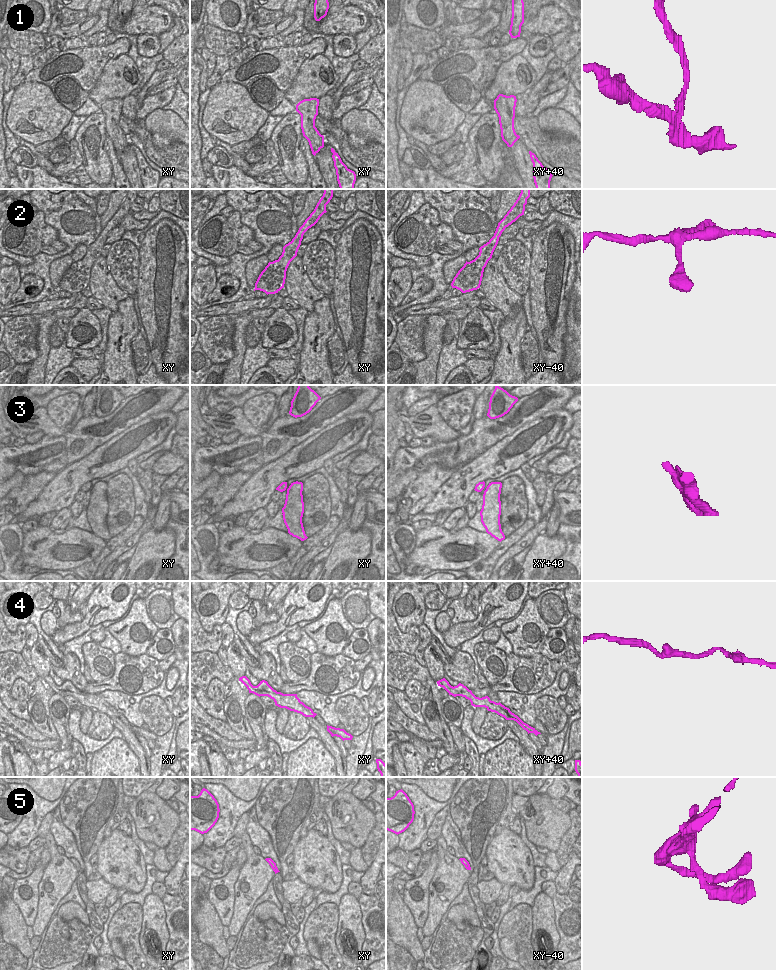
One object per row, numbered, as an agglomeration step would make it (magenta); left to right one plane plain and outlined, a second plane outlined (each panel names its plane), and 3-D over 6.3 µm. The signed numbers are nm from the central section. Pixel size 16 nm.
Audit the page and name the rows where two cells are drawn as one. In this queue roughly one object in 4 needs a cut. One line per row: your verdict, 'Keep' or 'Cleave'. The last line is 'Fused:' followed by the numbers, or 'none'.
1: Cleave
2: Keep
3: Keep
4: Keep
5: Keep
Fused: 1.

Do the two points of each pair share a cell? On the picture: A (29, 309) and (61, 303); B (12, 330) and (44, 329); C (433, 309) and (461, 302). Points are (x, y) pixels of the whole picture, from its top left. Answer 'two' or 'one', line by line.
A: one
B: two
C: one

